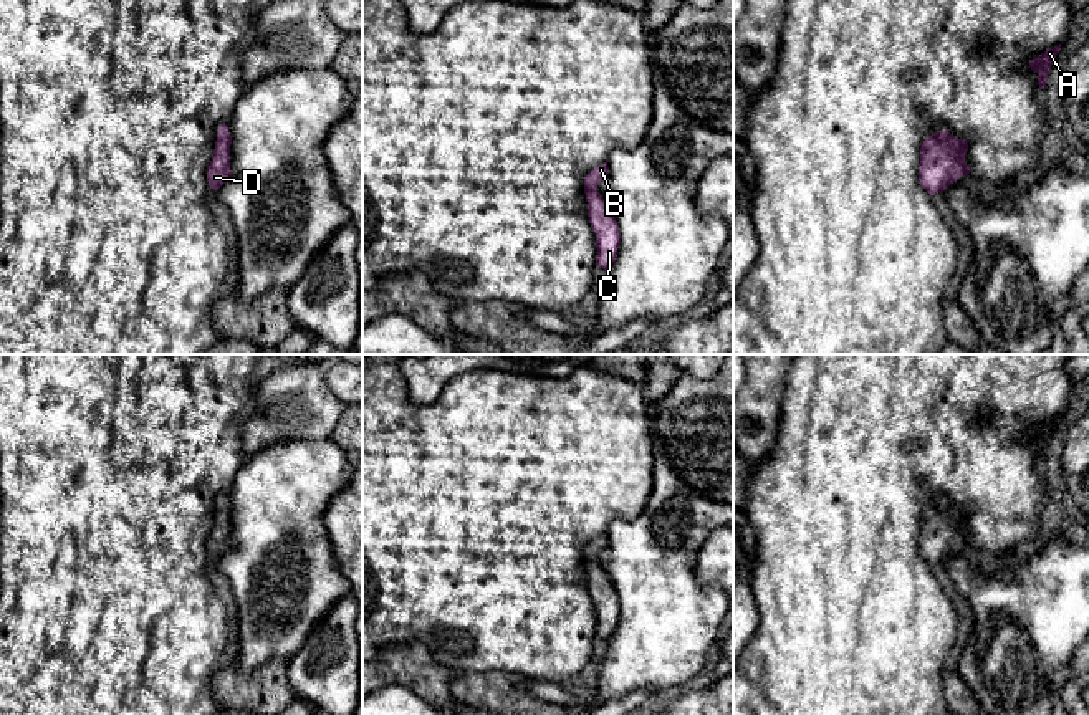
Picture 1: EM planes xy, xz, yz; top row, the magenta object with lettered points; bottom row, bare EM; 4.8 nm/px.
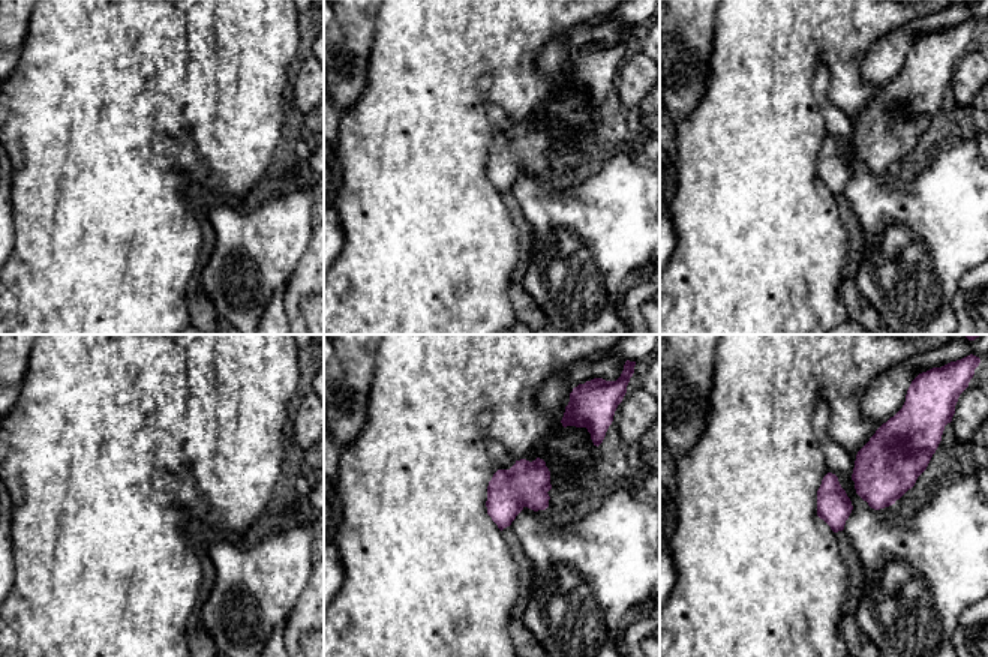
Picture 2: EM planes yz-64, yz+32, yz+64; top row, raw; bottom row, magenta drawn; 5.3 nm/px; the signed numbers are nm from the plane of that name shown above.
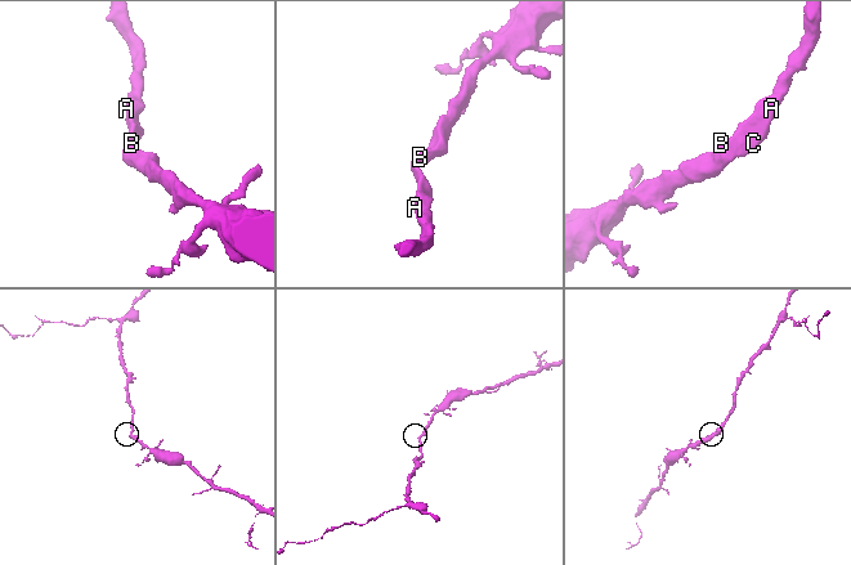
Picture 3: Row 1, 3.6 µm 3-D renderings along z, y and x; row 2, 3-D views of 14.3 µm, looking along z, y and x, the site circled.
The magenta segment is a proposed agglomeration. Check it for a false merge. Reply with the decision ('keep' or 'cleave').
keep

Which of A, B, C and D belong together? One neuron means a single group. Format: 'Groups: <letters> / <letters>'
Groups: A B C D

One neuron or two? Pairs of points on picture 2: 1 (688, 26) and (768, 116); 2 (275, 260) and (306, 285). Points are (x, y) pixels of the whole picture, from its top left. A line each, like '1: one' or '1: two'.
1: two
2: two

